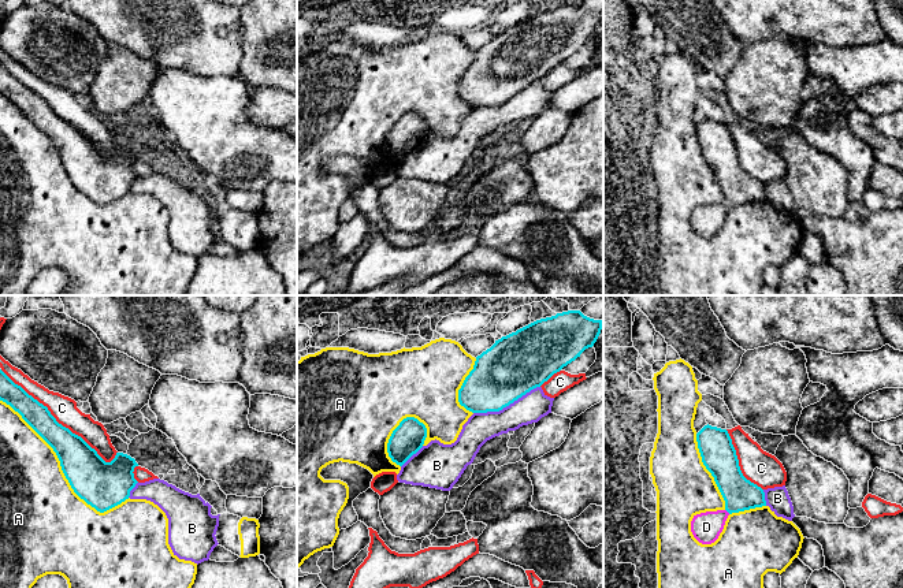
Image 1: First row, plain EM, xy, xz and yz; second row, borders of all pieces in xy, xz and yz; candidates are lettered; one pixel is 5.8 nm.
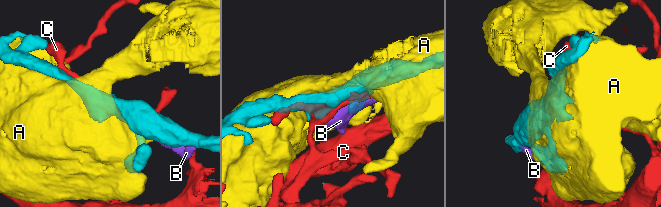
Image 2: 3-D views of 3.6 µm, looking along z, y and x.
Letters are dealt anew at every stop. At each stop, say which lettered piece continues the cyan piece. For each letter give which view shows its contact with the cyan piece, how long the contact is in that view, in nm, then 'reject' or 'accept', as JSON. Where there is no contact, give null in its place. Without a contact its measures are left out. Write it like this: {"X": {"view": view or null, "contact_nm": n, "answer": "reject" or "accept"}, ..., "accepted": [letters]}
{"A": {"view": "xy", "contact_nm": 950, "answer": "reject"}, "B": {"view": "xz", "contact_nm": 420, "answer": "reject"}, "C": {"view": "xy", "contact_nm": 850, "answer": "reject"}, "D": {"view": "yz", "contact_nm": 40, "answer": "accept"}, "accepted": ["D"]}

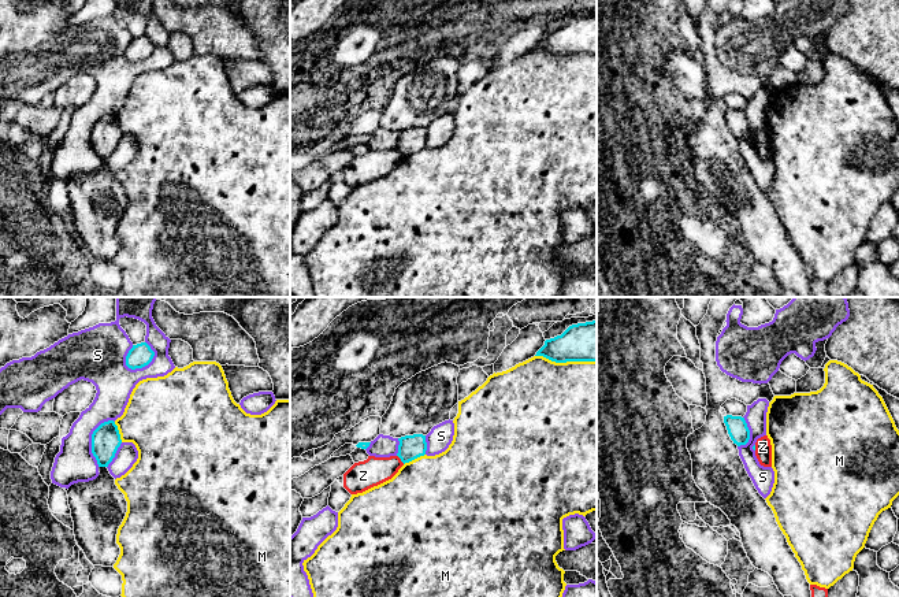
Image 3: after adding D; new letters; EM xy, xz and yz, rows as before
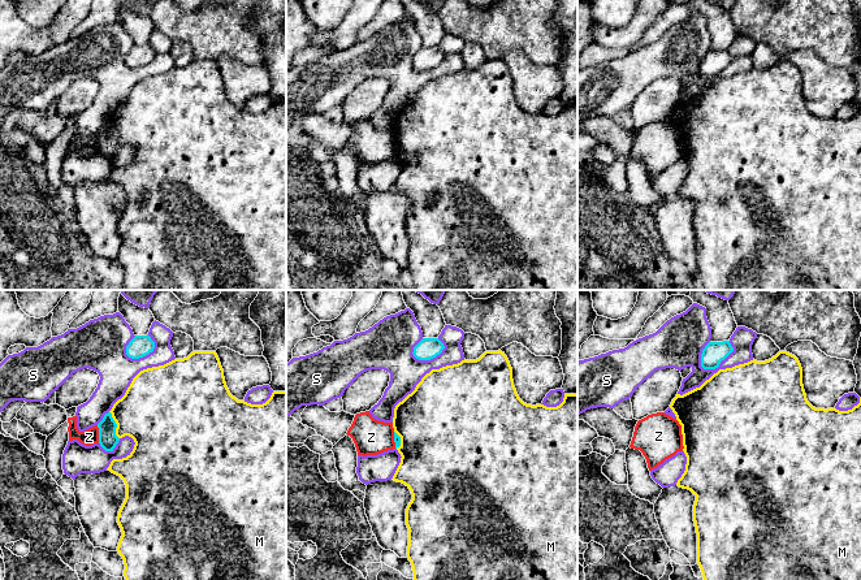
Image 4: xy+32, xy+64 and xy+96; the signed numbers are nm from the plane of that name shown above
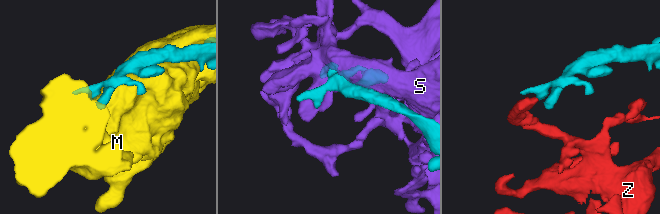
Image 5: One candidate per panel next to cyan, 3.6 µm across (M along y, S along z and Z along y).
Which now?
{"M": {"view": "xz", "contact_nm": 360, "answer": "reject"}, "S": {"view": "xy", "contact_nm": 200, "answer": "reject"}, "Z": {"view": "xz", "contact_nm": 70, "answer": "reject"}, "accepted": []}

